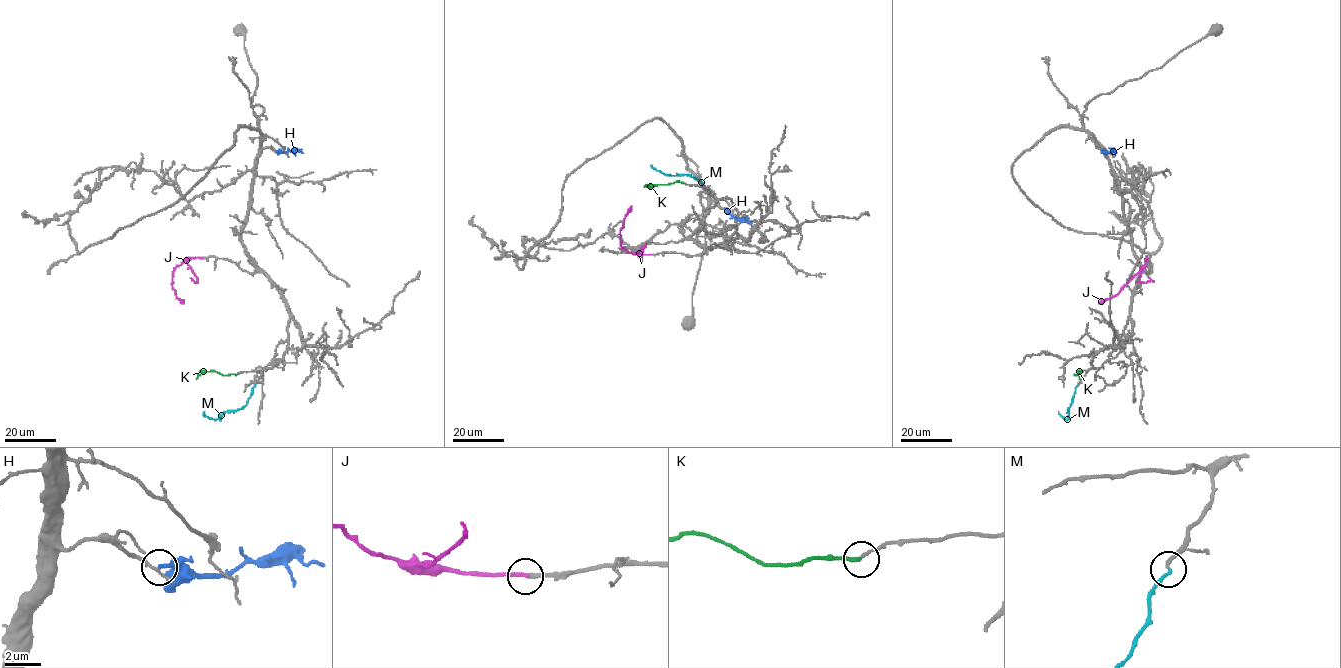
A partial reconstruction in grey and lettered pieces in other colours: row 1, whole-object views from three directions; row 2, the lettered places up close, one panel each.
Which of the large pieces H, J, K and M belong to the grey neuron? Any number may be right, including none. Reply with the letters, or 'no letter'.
J, K, M

